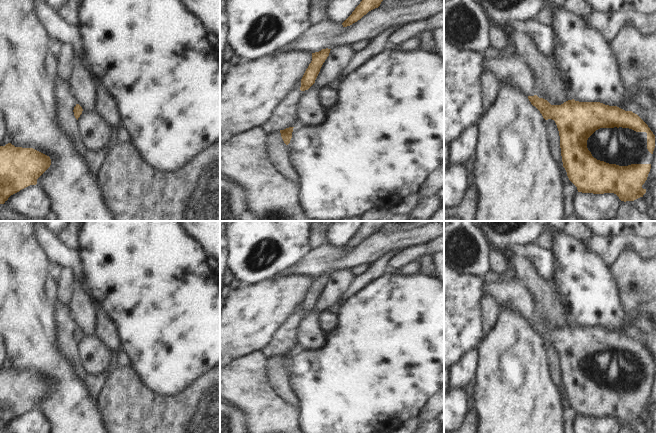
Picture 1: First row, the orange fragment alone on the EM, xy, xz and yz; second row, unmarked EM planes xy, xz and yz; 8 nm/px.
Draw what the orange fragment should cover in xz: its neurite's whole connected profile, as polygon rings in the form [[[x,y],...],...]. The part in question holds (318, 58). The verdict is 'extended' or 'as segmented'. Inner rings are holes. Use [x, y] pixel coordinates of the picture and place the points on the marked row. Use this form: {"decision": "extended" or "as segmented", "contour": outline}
{"decision": "as segmented", "contour": [[[326,48],[319,52],[312,53],[312,61],[301,79],[301,91],[308,90],[315,83],[323,63],[329,56],[330,50],[331,49]]]}

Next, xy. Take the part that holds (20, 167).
{"decision": "as segmented", "contour": [[[11,143],[0,146],[0,204],[4,204],[11,195],[20,190],[36,185],[37,179],[50,165],[50,157],[33,148],[15,147]]]}

